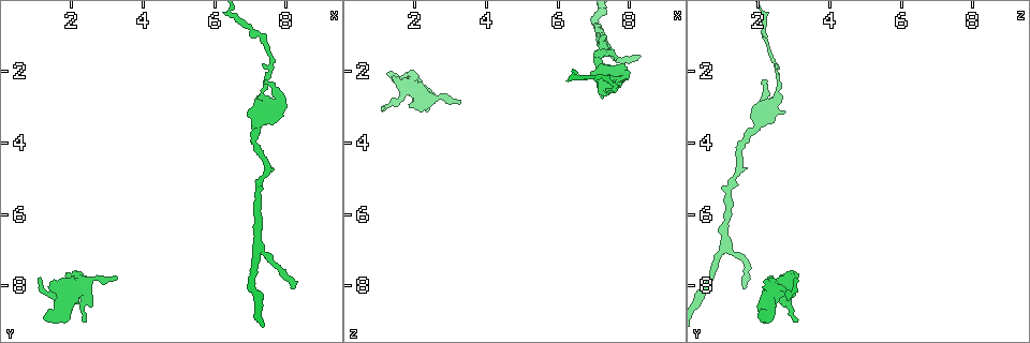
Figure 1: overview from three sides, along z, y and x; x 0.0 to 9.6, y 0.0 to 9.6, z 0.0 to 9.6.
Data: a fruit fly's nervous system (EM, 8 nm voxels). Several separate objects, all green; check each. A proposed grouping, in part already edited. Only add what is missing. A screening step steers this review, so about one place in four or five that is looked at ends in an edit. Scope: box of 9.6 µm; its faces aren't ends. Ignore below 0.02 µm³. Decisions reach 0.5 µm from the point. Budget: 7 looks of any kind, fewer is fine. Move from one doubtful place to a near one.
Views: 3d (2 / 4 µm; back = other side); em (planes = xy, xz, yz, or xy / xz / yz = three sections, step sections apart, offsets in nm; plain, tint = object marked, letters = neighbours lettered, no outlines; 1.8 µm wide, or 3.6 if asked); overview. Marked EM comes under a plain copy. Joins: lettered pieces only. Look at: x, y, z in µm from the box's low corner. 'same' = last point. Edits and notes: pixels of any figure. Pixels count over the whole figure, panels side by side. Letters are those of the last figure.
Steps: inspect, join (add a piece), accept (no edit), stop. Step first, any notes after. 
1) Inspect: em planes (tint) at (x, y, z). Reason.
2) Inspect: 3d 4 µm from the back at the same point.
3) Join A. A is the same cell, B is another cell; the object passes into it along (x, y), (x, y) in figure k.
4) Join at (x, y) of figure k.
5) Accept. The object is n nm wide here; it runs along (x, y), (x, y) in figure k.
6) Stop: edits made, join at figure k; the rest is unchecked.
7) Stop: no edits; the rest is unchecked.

Inspect: em planes (letters) at (8.25, 8.05, 1.60). Thin end.

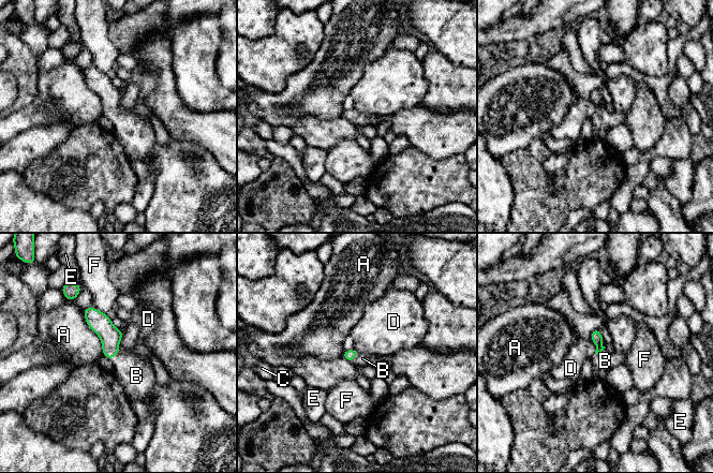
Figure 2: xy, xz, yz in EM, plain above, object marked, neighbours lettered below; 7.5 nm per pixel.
Join at (136, 375) of figure 2. The object is 80 nm wide here; B is the same cell, A, C, D, E and F are other cells; the object passes into it along (102, 325), (115, 355), (136, 375) in figure 2; the cell continues.

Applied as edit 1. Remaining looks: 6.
Inspect: em 3.6 µm xy step 4 (tint) at (2.00, 8.10, 2.55). Calibre changes.

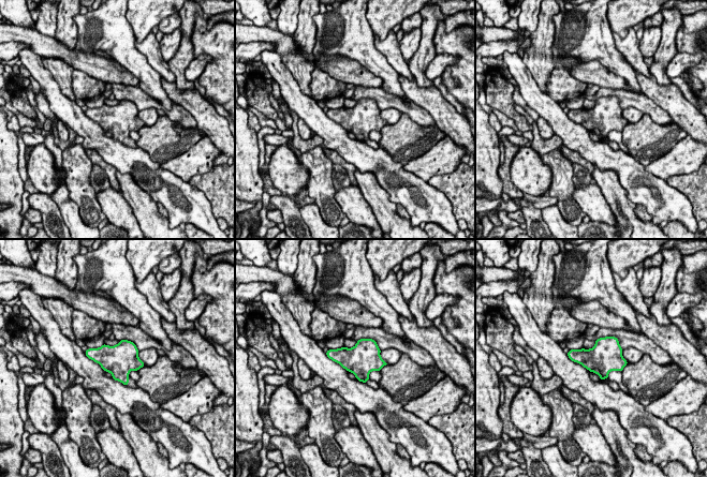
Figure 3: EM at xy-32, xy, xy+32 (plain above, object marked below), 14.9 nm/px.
Inspect: em 3.6 µm planes (tint) at the same point. Cut it another way.

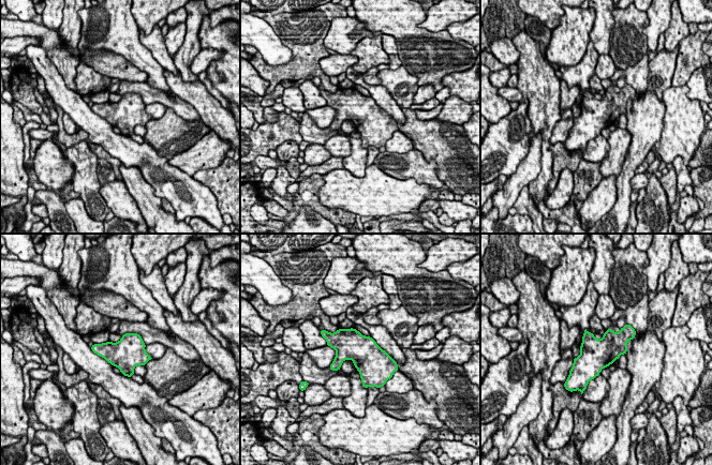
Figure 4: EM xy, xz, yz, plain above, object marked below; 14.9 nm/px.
Inspect: em 3.6 µm planes (letters) at the same point.

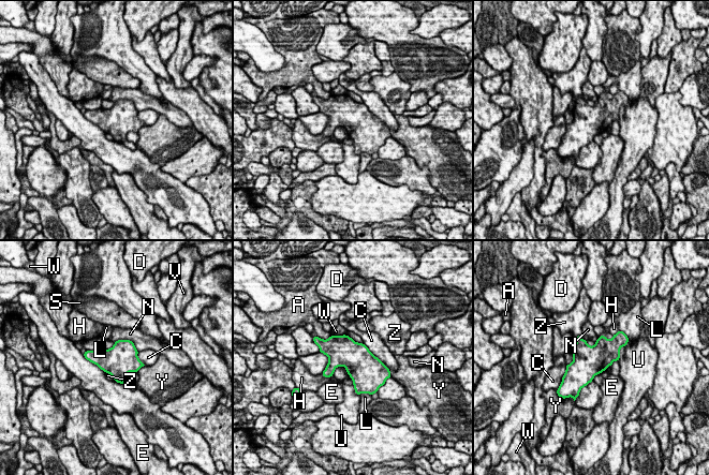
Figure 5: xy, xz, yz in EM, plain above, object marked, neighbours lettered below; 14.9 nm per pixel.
Join at (107, 375) of figure 5. The object is 460 nm wide here; Z is the same cell, A, C, D, E, H, L, N, S, U, V, W and Y are other cells; it goes on there.

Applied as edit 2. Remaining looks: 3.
Inspect: 3d 2 µm at (7.35, 2.20, 2.10). An open end.

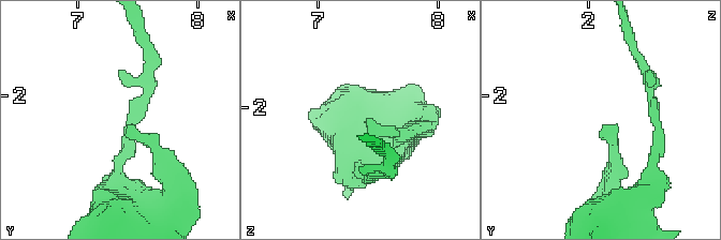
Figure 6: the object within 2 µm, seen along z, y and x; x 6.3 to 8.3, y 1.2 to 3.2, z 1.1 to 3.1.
Inspect: em xz step 4 (tint) at (7.40, 2.24, 2.14). Shape alone is not enough.

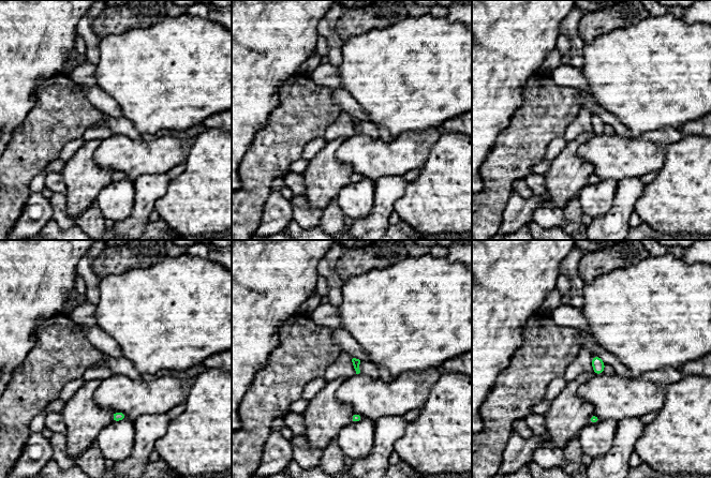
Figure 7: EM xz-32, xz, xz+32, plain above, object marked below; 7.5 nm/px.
Inspect: em xz step 4 (letters) at the same point.

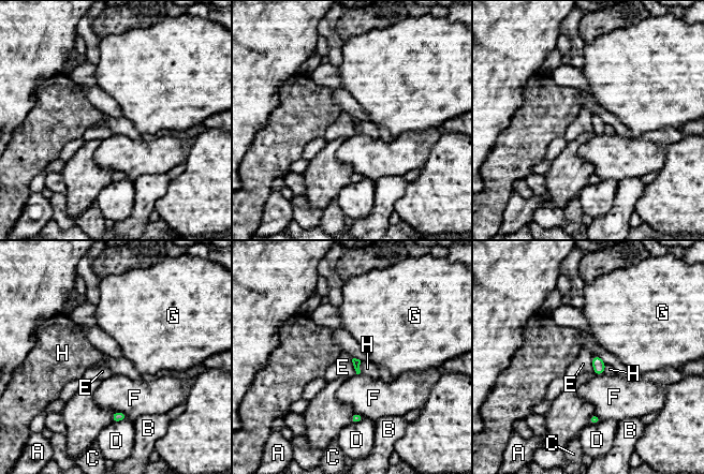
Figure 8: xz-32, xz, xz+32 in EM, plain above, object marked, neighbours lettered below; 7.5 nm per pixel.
Accept. The longest contact is with E, 140 nm; A, B, C, D, E, F, G and H are other cells; no lettered piece goes on from it.

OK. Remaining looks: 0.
Stop: edits made, join at figure 2, join at figure 5; the rest is unchecked.

